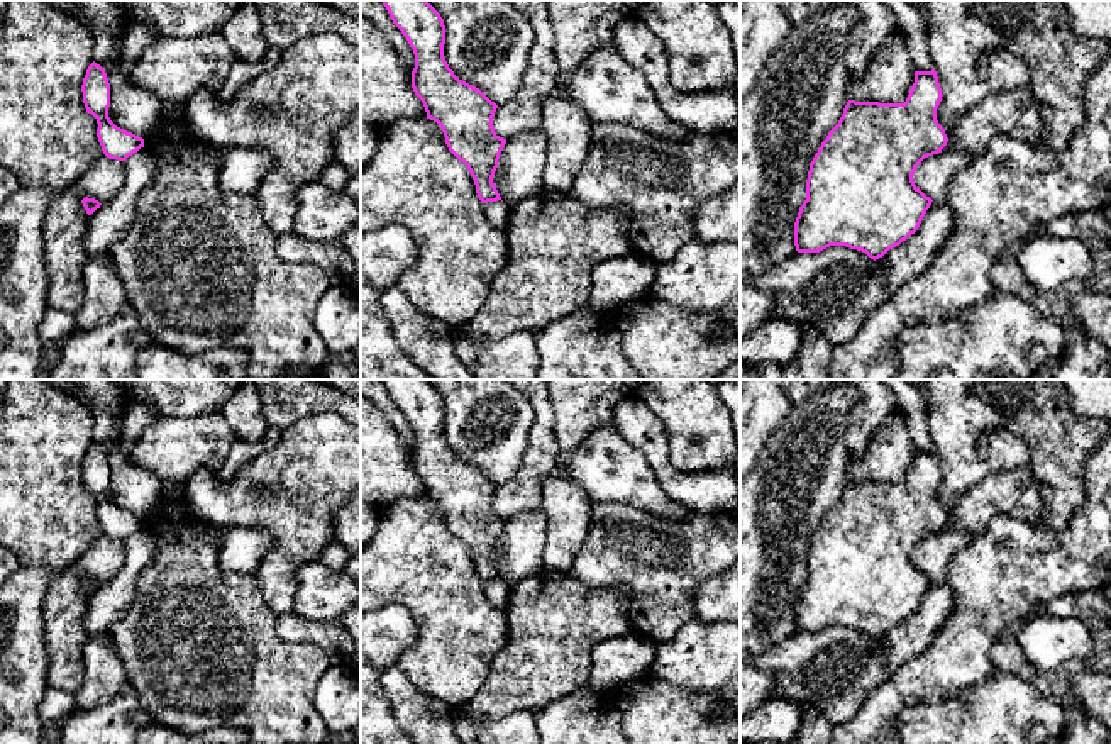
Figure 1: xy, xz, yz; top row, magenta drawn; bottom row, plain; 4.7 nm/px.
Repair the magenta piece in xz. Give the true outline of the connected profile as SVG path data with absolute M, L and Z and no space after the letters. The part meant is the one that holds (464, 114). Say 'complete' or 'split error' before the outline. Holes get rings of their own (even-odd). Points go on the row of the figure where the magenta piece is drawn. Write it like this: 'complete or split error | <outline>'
complete | M381 0L393 24L406 37L415 54L412 88L422 100L427 119L437 122L444 132L449 151L462 161L476 185L478 198L483 203L501 200L493 176L506 139L493 127L498 108L479 88L459 80L444 58L445 25L440 14L427 0Z

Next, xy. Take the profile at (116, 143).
complete | M95 61L86 69L81 92L86 112L97 119L97 137L107 158L125 161L144 147L142 137L117 127L110 120L110 83L105 69Z

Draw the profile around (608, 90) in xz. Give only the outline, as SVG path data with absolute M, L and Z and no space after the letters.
M606 44L571 71L564 90L593 124L622 124L664 139L686 139L693 130L671 120L649 81Z

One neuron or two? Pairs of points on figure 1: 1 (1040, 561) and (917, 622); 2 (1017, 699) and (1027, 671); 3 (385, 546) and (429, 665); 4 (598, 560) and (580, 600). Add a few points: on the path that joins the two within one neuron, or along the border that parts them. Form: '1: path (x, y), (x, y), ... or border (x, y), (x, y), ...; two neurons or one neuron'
1: border (947, 583), (952, 592), (952, 610), (949, 616); two neurons
2: border (998, 668), (1013, 671), (1033, 687); two neurons
3: path (414, 575), (431, 599), (431, 636); one neuron
4: border (568, 571), (586, 583), (615, 583), (625, 588); two neurons

